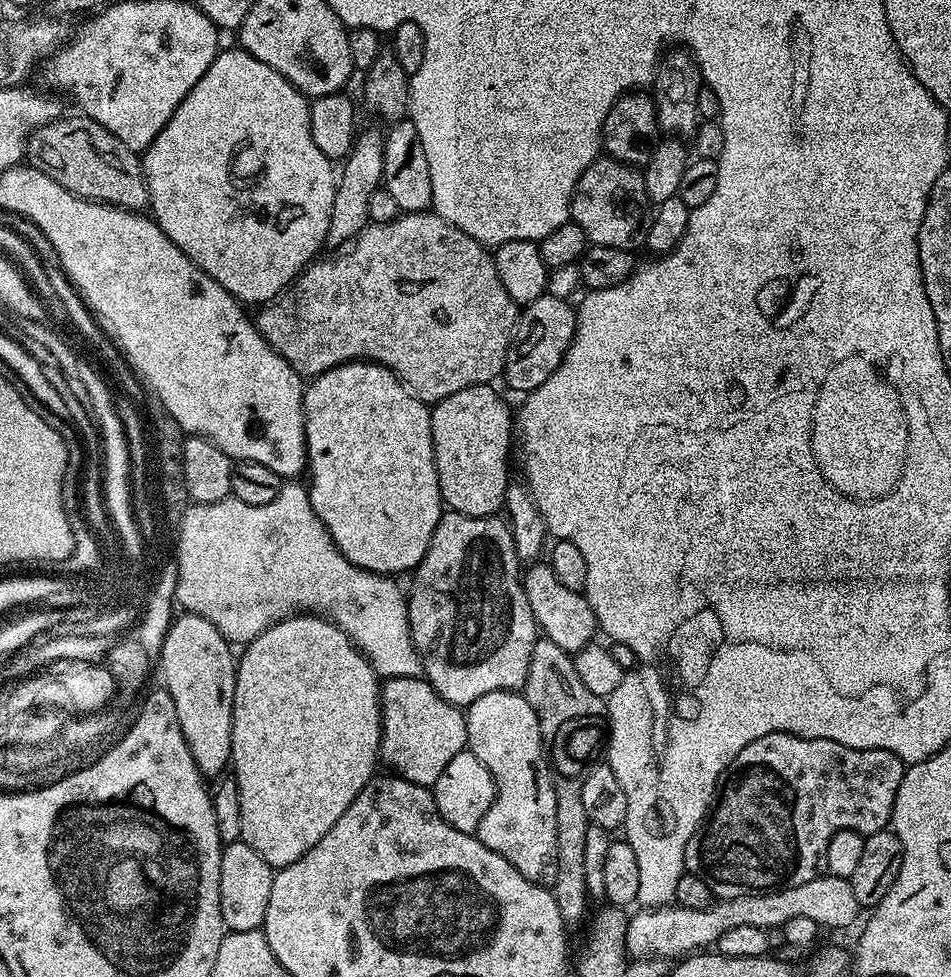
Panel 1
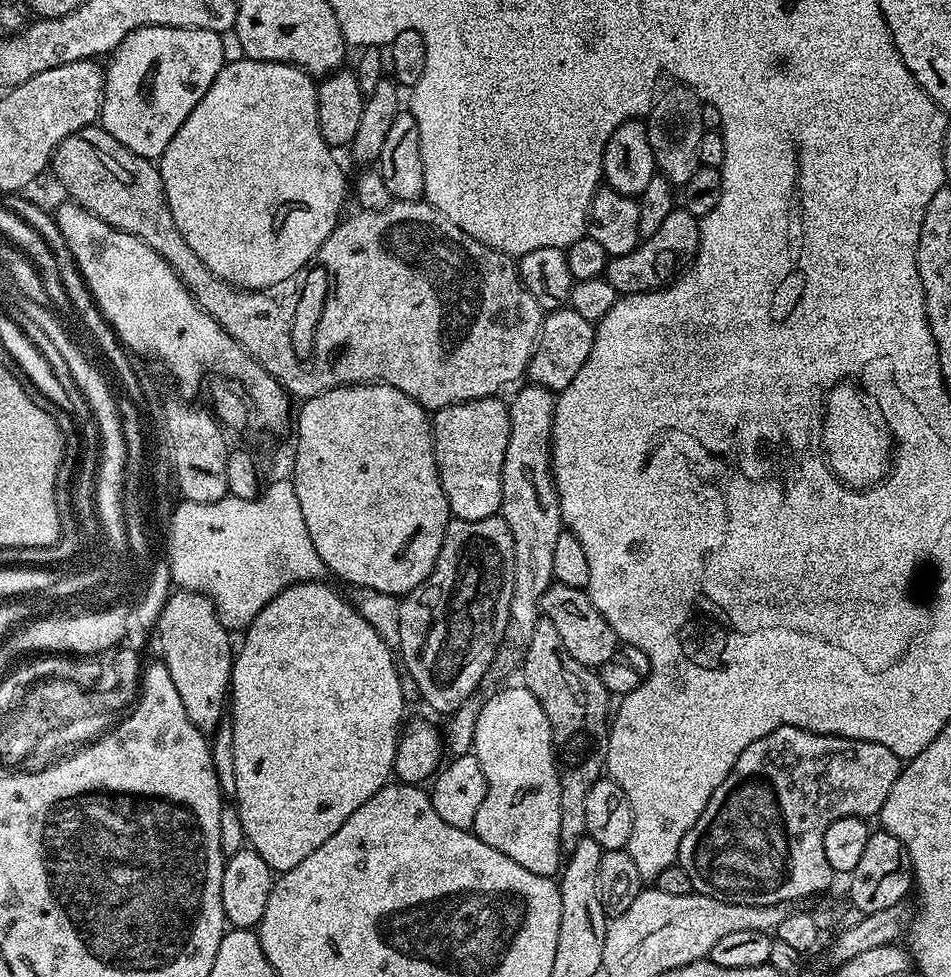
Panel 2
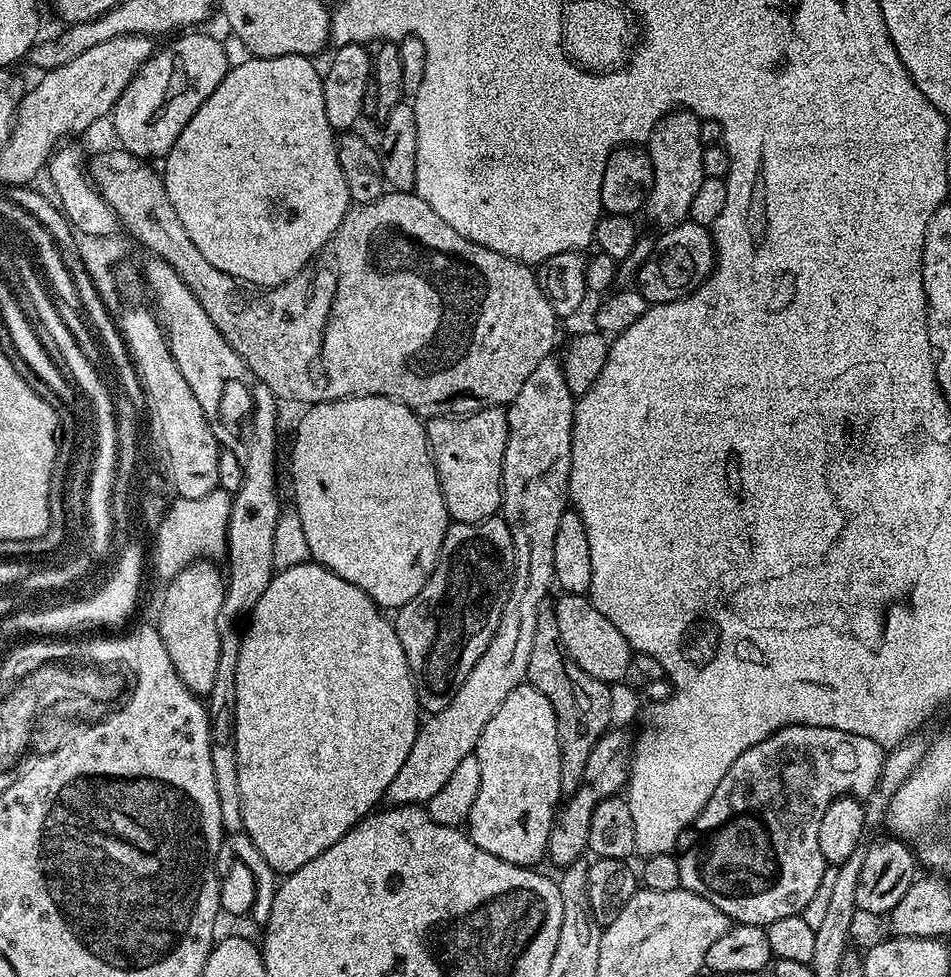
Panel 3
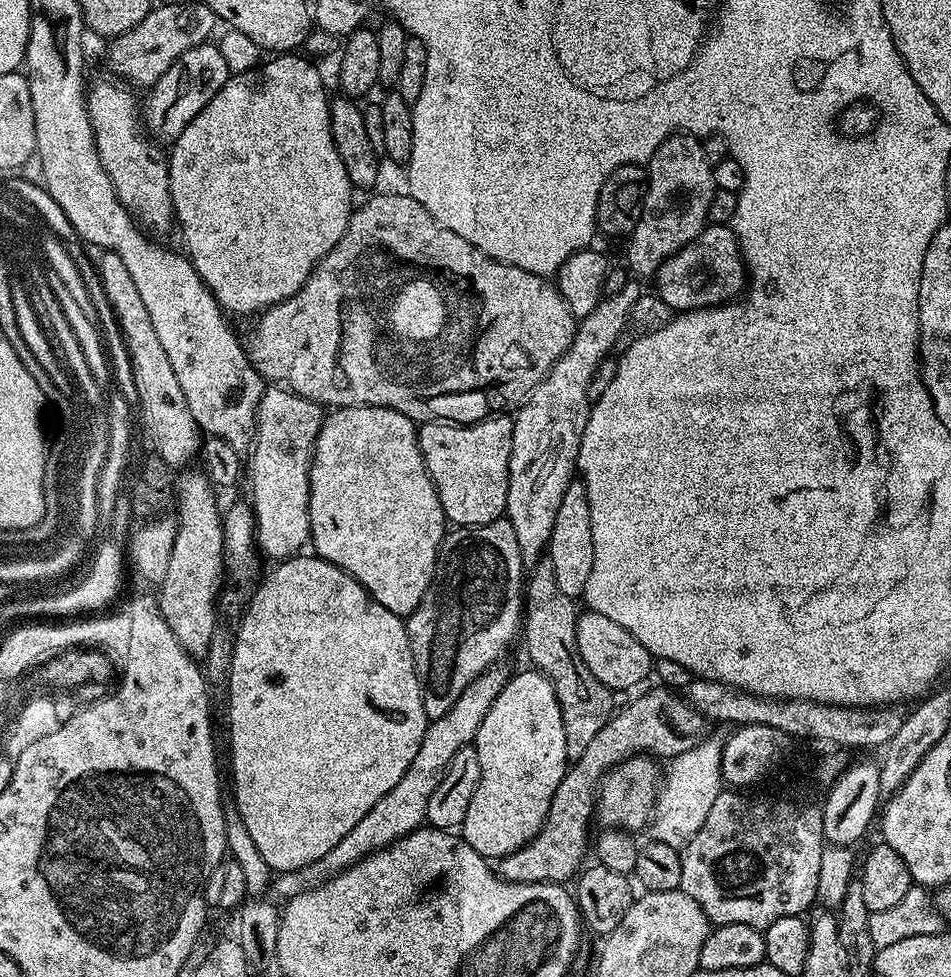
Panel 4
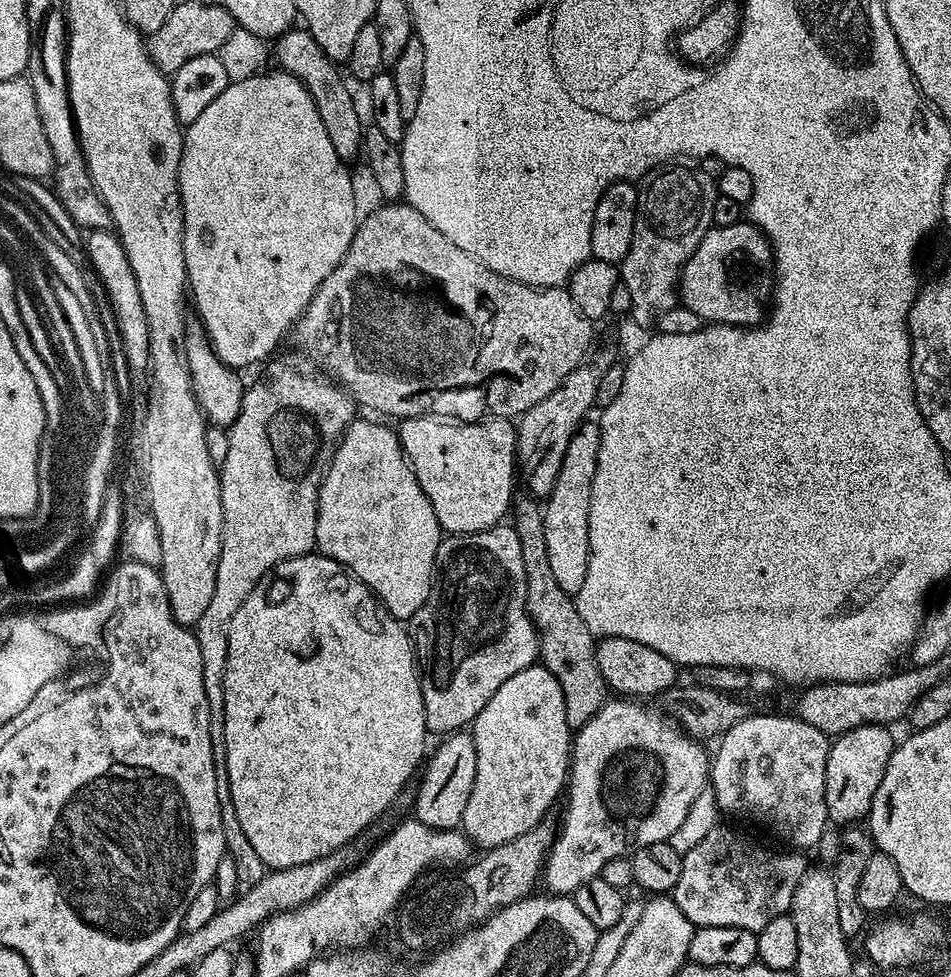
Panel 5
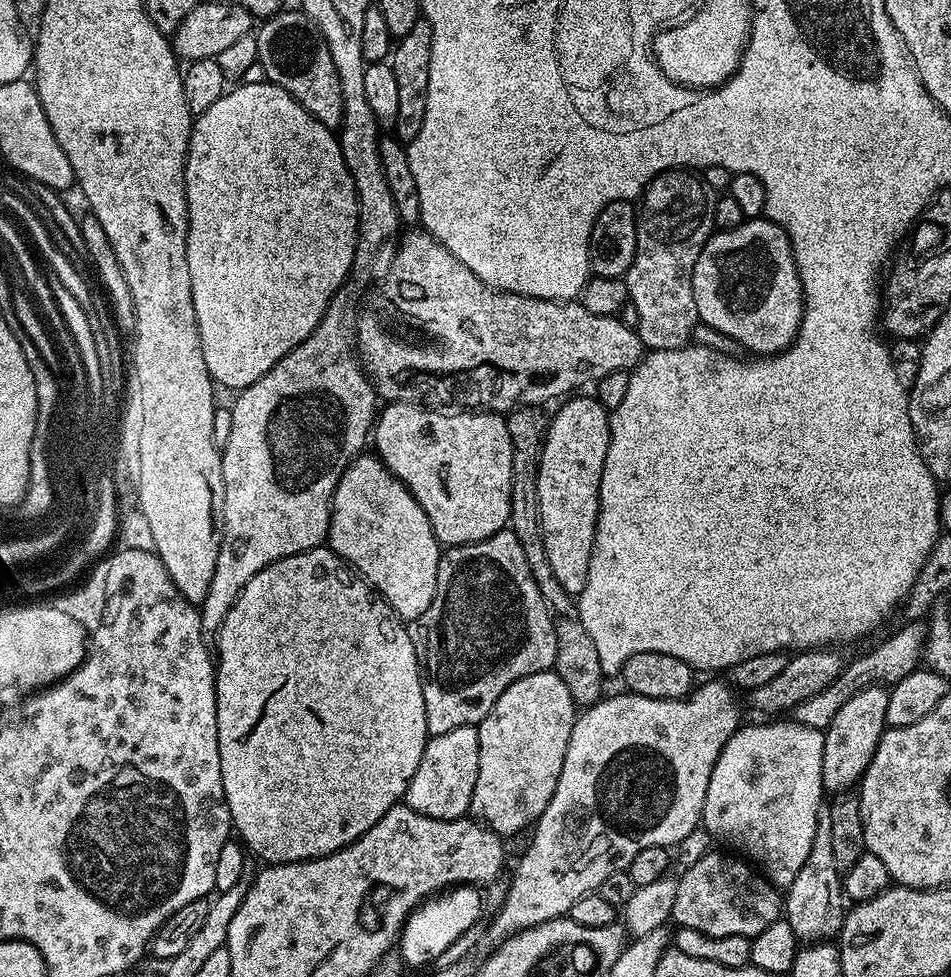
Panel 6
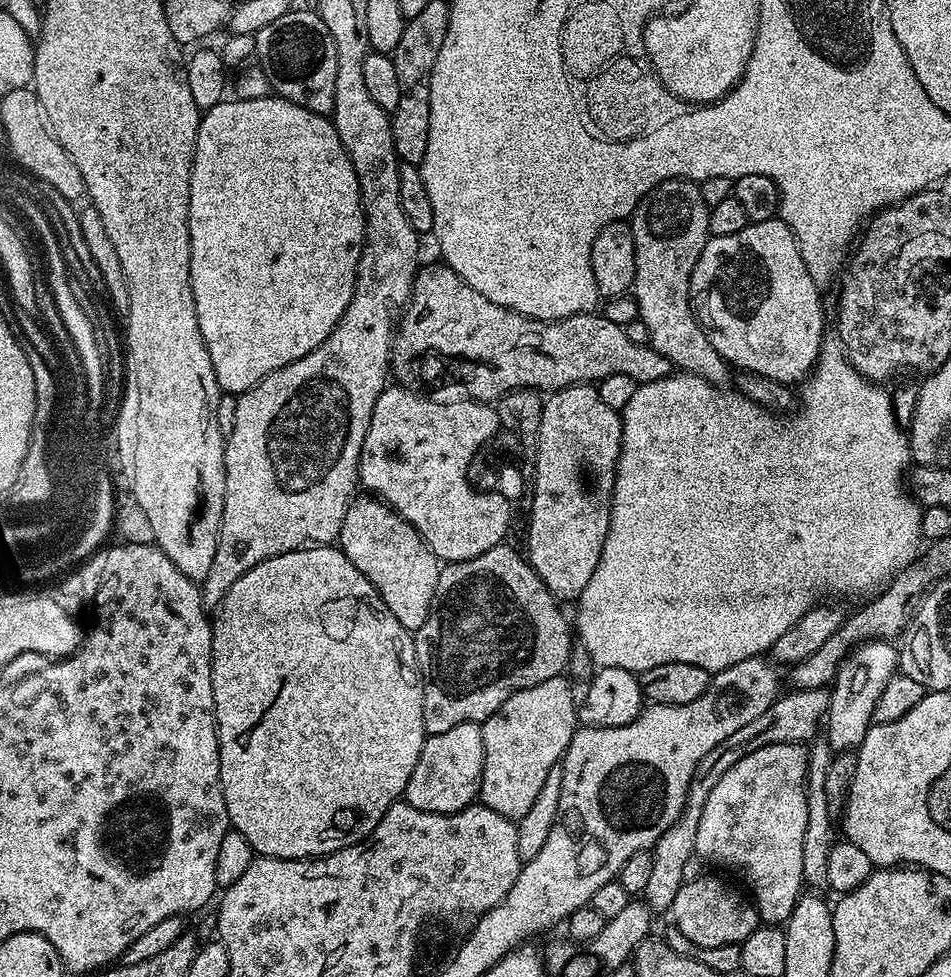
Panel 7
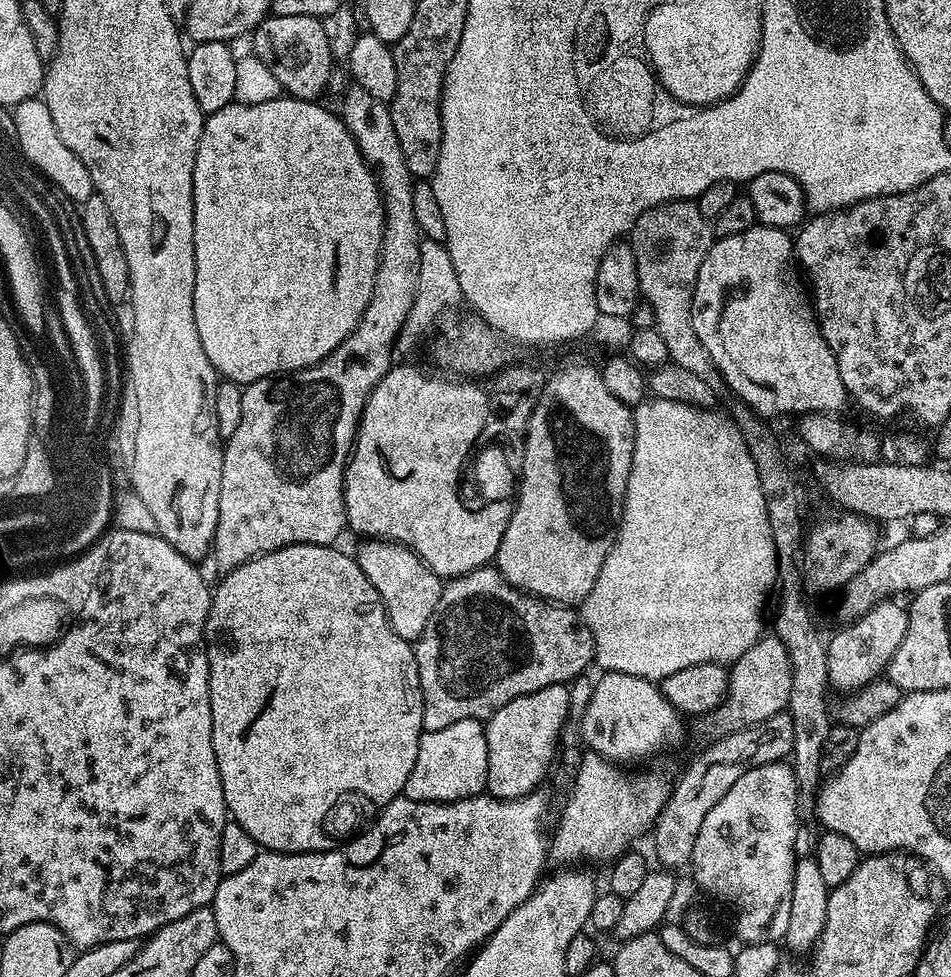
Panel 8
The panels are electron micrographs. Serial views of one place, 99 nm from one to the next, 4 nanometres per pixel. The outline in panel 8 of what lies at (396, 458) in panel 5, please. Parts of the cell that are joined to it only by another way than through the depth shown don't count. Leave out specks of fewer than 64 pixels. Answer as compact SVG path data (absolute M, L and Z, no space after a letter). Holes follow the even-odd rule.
M368 538L363 543L364 545L354 552L356 565L360 567L362 574L366 574L366 578L370 578L374 590L378 590L392 628L403 640L419 640L428 623L432 621L432 615L440 601L441 577L435 576L424 565L420 555L404 544L379 538Z

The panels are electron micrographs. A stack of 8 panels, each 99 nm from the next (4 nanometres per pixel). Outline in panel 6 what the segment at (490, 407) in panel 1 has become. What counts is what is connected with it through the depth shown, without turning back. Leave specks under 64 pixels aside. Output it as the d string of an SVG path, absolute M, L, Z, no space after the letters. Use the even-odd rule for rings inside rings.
M388 402L379 409L374 421L374 444L375 440L375 455L379 456L380 461L408 487L410 494L414 494L418 506L422 506L422 510L426 510L426 518L430 518L430 526L441 545L473 544L490 538L496 532L505 531L510 514L510 494L512 493L512 443L507 419L501 413L491 410L433 410L420 404Z

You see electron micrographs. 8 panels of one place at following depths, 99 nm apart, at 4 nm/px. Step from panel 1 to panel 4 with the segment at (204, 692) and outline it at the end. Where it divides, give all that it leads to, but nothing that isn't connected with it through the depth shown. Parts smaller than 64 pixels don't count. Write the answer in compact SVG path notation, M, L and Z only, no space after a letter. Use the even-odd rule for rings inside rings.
M197 474L197 476L184 476L174 488L175 495L180 495L180 516L176 525L176 537L174 546L170 550L170 562L166 566L166 578L159 581L158 603L160 613L170 626L174 638L193 658L203 658L208 652L210 638L218 631L216 624L216 612L218 616L218 601L222 591L222 581L226 576L224 566L224 525L222 523L222 508L216 505L217 493L207 476Z

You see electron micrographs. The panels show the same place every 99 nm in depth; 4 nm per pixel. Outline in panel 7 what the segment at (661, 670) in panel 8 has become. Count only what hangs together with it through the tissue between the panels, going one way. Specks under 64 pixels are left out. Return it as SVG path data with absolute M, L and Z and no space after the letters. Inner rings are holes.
M828 342L820 349L820 356L816 359L816 367L812 369L811 376L803 381L800 392L800 413L793 420L783 420L780 416L775 416L765 405L756 404L749 400L747 396L736 390L720 388L712 384L706 378L696 376L693 372L673 371L671 376L658 378L649 384L641 384L634 390L634 398L626 402L622 419L622 450L620 451L620 461L616 467L616 481L614 482L614 494L612 495L612 513L610 514L610 530L606 534L606 542L602 546L602 558L598 558L598 566L594 570L594 575L590 577L590 582L586 582L586 590L578 597L580 609L574 616L574 628L578 633L578 640L582 647L588 651L588 656L597 669L618 666L622 670L630 670L634 673L645 672L654 666L662 666L662 662L690 662L690 666L702 666L709 674L721 672L723 668L734 666L751 656L758 656L767 653L794 622L798 622L808 613L811 608L815 608L825 598L840 598L836 596L860 596L863 592L871 593L879 589L885 582L891 581L892 577L902 568L907 568L909 564L917 559L922 548L922 518L920 517L922 508L917 504L915 496L906 487L906 473L910 468L910 453L908 451L908 437L905 429L900 429L900 424L896 421L896 408L892 405L892 400L883 392L879 383L868 380L862 373L856 371L856 367L849 362L844 355L844 349L839 343Z

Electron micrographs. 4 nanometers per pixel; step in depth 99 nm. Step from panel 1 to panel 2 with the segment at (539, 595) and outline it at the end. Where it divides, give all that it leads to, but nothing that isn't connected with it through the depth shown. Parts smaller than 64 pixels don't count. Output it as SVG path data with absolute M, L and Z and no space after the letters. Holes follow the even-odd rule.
M553 582L542 594L540 610L543 619L554 622L554 630L558 630L562 646L570 650L570 658L578 658L578 662L582 662L587 668L599 669L617 655L618 641L614 630L610 630L606 618L598 614L585 589Z

